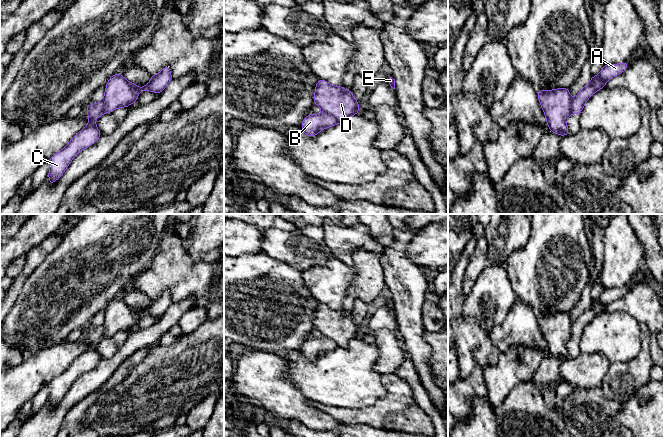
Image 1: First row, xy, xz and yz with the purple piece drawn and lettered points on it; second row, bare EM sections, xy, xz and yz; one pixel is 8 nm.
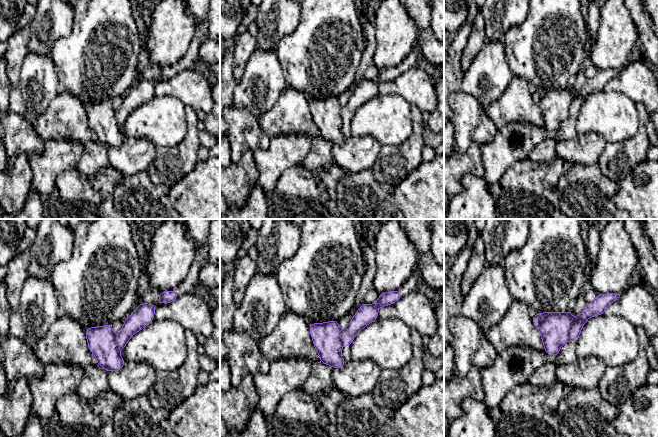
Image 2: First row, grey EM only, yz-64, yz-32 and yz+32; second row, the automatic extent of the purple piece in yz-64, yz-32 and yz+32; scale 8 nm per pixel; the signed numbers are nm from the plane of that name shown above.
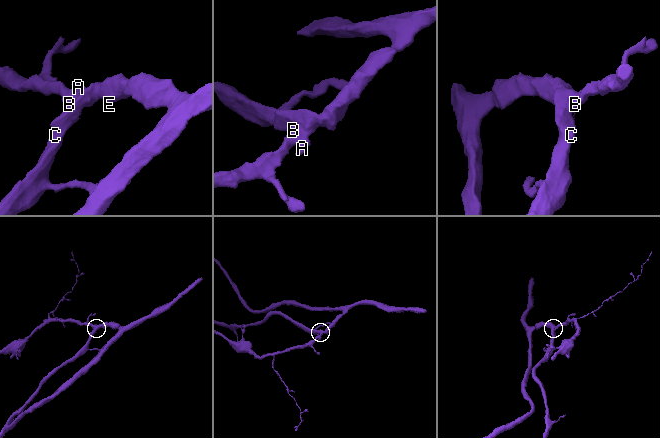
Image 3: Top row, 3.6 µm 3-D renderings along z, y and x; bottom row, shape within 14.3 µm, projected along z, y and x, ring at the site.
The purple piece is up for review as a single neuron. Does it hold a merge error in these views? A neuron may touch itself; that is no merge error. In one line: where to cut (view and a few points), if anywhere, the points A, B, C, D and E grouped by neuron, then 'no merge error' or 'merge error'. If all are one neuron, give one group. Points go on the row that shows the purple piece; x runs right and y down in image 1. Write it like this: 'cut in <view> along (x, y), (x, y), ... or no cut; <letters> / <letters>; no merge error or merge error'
cut in xz along (324, 111), (330, 114), (337, 122); A C D E / B; merge error

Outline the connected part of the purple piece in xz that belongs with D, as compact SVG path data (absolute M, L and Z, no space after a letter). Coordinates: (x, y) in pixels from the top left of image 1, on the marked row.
M320 79L315 86L314 104L331 115L337 123L347 124L352 115L359 114L359 103L351 90L343 86L332 86Z

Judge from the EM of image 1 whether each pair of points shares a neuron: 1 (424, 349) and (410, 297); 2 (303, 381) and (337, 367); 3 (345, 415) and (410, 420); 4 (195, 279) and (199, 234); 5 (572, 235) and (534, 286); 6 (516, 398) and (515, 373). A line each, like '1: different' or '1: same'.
1: same
2: same
3: different
4: different
5: same
6: different

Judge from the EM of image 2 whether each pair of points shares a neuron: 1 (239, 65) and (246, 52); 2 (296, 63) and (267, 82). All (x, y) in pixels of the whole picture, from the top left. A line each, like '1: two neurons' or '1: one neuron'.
1: one neuron
2: two neurons

